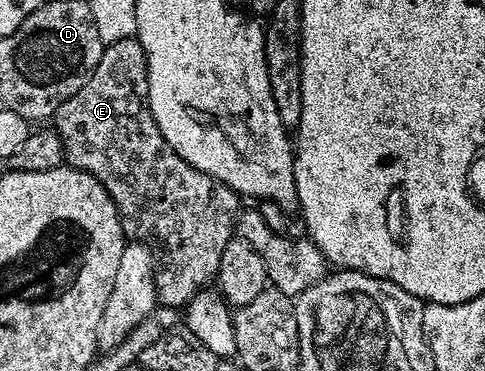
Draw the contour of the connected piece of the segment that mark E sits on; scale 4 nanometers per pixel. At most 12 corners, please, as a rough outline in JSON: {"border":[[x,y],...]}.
{"border":[[135,36],[54,114],[65,162],[164,241],[157,298],[211,282],[242,198],[148,107]]}

